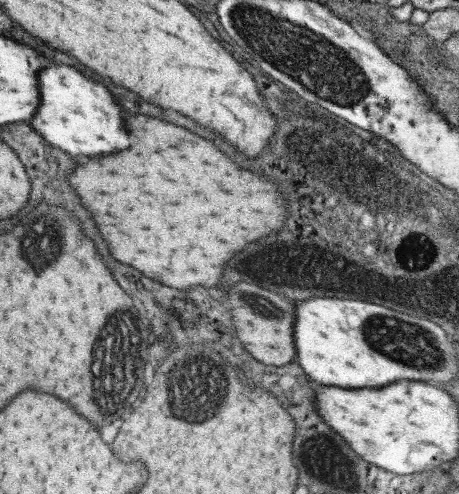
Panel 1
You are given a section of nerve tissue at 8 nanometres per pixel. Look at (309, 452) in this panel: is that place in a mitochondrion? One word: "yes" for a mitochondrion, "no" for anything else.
yes

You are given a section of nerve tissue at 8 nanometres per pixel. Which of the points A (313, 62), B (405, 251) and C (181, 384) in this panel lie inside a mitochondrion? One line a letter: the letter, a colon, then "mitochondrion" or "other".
A: mitochondrion
B: other
C: mitochondrion

